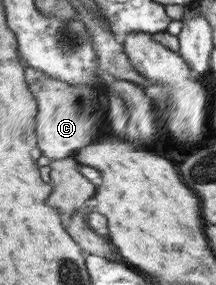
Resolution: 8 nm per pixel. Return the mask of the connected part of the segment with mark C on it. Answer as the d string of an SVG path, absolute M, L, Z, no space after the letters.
M31 70L27 71L27 84L35 94L36 105L39 105L39 111L36 112L36 143L41 155L50 160L74 157L75 152L84 148L86 143L98 139L98 137L92 137L92 135L98 135L98 125L100 125L100 117L96 115L96 91L88 89L88 85L70 85L46 76L42 72Z

